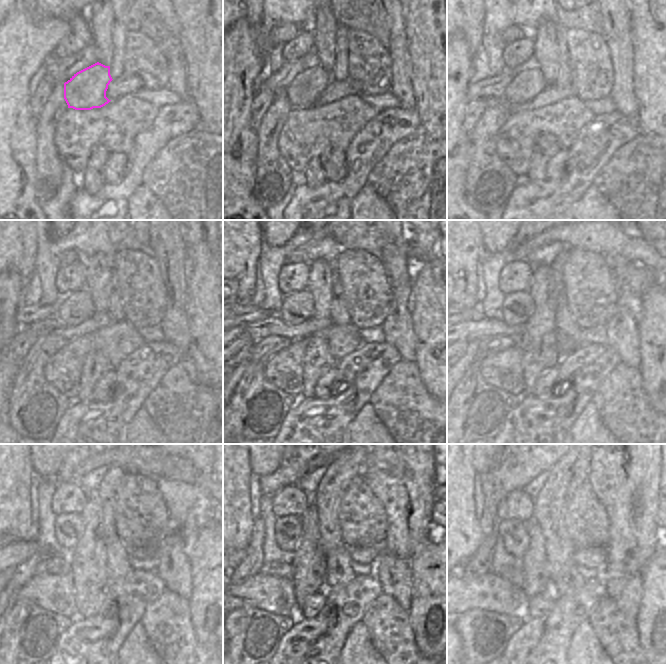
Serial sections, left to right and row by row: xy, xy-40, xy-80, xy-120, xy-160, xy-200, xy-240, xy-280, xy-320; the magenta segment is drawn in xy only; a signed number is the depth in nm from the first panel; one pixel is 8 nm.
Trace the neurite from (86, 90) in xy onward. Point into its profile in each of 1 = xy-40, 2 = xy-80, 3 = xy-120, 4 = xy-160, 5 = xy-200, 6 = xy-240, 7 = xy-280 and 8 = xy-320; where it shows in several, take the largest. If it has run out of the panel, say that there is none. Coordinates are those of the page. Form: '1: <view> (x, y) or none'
1: xy-40 (303, 92)
2: xy-80 (528, 83)
3: xy-120 (77, 307)
4: xy-160 (297, 307)
5: xy-200 (518, 306)
6: xy-240 (68, 528)
7: xy-280 (288, 529)
8: xy-320 (513, 532)

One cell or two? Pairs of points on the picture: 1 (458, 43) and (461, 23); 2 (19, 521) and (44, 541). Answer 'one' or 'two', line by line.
1: two
2: two

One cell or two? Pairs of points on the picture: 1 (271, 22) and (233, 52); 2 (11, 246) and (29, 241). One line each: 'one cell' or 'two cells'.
1: two cells
2: one cell

